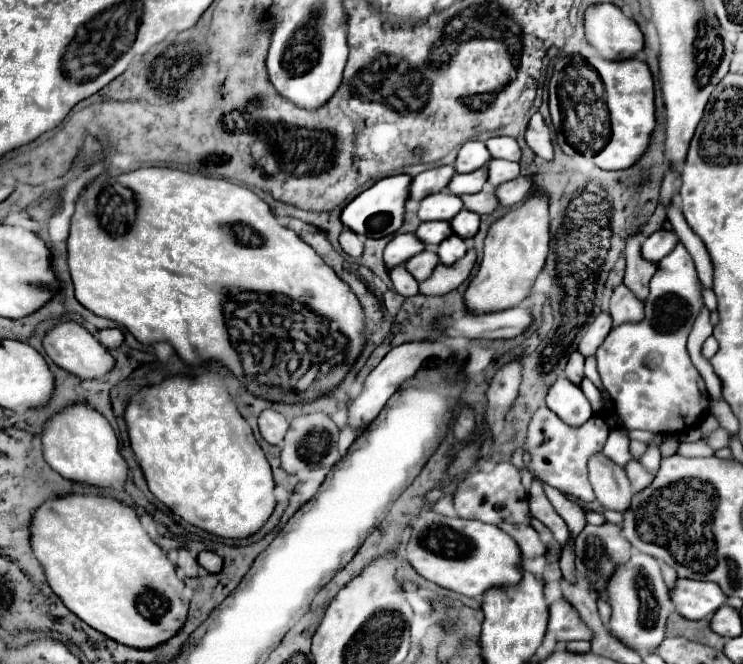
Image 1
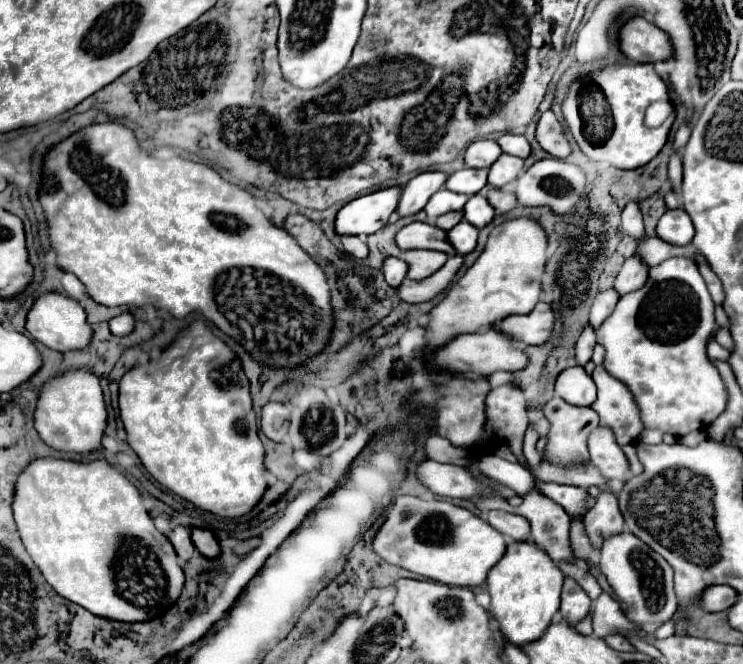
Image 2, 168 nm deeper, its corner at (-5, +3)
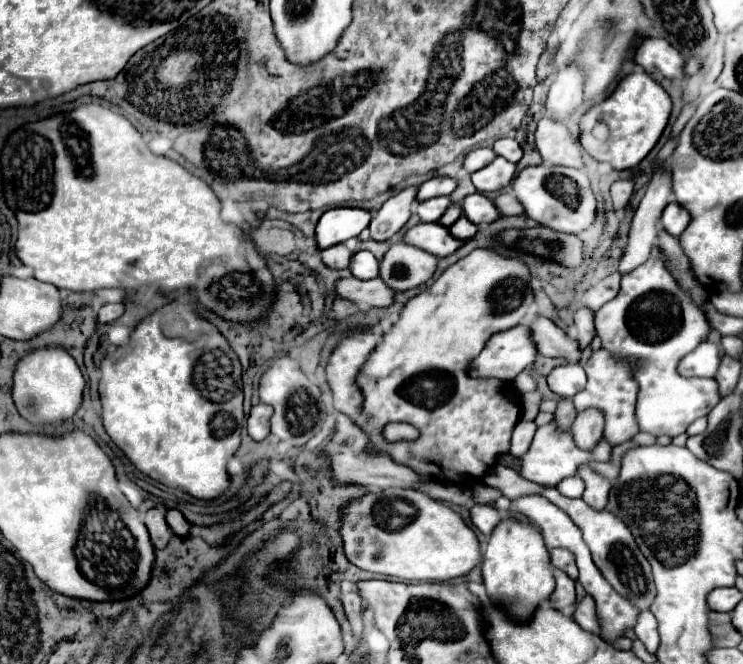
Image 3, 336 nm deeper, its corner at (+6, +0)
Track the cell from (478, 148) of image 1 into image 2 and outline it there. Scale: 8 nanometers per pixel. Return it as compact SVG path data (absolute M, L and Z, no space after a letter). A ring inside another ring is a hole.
M477 140L471 142L465 150L465 166L467 168L489 168L503 150L495 140Z

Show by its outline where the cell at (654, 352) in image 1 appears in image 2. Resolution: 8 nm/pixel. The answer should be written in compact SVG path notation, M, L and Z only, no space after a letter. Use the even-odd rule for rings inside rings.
M685 256L669 258L649 270L649 280L641 290L621 296L615 312L597 330L597 344L605 348L603 366L611 376L623 380L623 384L631 388L645 428L655 428L681 438L693 430L705 430L725 410L727 392L719 372L705 354L707 338L717 330L713 310L715 304L699 274L697 262Z

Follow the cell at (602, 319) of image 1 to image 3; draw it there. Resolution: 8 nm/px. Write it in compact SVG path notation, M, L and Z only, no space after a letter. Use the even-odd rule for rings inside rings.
M612 273L608 277L604 277L602 281L598 281L596 285L592 285L586 293L584 293L584 305L592 311L598 311L604 303L608 303L616 293L620 291L620 273Z

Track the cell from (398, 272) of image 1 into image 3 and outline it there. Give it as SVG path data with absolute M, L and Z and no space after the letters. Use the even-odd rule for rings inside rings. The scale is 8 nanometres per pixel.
M358 251L352 255L350 271L356 279L374 279L378 277L378 261L370 251Z

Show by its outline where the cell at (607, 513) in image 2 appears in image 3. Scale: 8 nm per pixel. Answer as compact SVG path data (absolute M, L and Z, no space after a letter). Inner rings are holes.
M586 463L578 467L578 475L582 477L586 489L584 489L584 495L582 499L594 507L594 509L604 509L606 507L606 501L608 501L608 493L610 493L610 487L612 483L608 479L604 479L600 473L592 471Z

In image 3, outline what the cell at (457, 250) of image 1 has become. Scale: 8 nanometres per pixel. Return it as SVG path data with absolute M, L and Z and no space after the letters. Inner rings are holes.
M464 215L450 227L450 233L452 233L456 239L470 239L470 237L476 235L476 231L478 231L478 227L472 225L470 219L464 217Z

